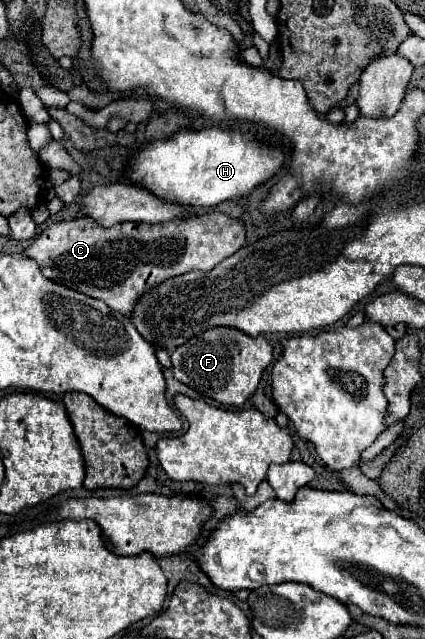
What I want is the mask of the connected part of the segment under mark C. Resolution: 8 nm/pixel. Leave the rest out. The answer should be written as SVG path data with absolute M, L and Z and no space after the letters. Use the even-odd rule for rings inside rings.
M204 212L188 218L176 218L158 224L122 222L102 228L88 216L52 222L22 252L38 262L42 274L76 292L106 302L112 310L130 316L138 294L154 288L170 276L190 270L210 270L224 258L232 256L246 242L246 228L222 214Z

